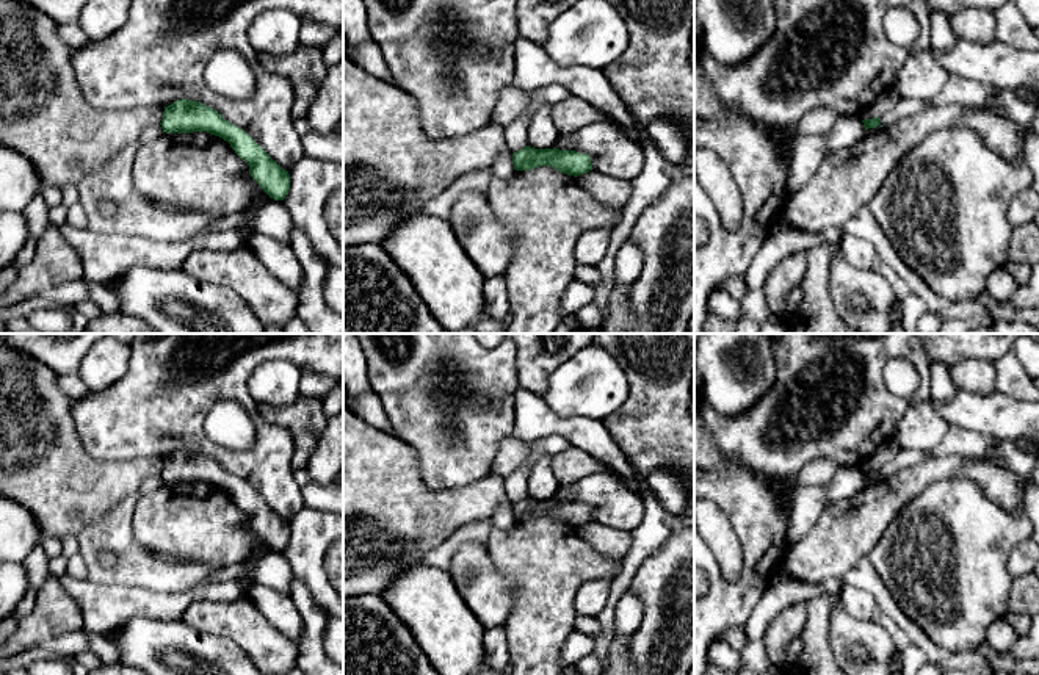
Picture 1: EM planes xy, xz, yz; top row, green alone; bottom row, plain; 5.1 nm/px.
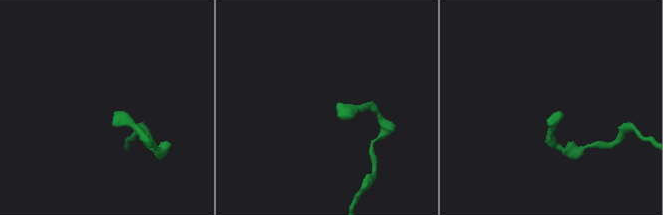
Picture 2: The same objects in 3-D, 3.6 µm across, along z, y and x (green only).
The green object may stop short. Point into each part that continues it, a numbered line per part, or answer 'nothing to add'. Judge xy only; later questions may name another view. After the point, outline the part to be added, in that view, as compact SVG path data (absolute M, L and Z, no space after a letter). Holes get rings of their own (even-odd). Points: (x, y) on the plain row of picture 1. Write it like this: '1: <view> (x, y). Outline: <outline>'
nothing to add

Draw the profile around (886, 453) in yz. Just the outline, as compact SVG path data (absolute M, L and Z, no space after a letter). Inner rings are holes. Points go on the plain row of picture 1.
M896 439L878 448L874 454L867 457L860 465L860 470L882 468L885 464L893 460L901 453L901 446Z

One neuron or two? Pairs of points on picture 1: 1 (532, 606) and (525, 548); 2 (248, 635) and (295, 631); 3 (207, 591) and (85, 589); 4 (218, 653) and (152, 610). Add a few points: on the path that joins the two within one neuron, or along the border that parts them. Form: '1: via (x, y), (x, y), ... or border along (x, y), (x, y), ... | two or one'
1: via (532, 592), (532, 563) | one
2: border along (256, 606), (296, 644) | two
3: via (177, 602), (115, 602) | one
4: border along (181, 617), (160, 620), (133, 616), (129, 619) | two

